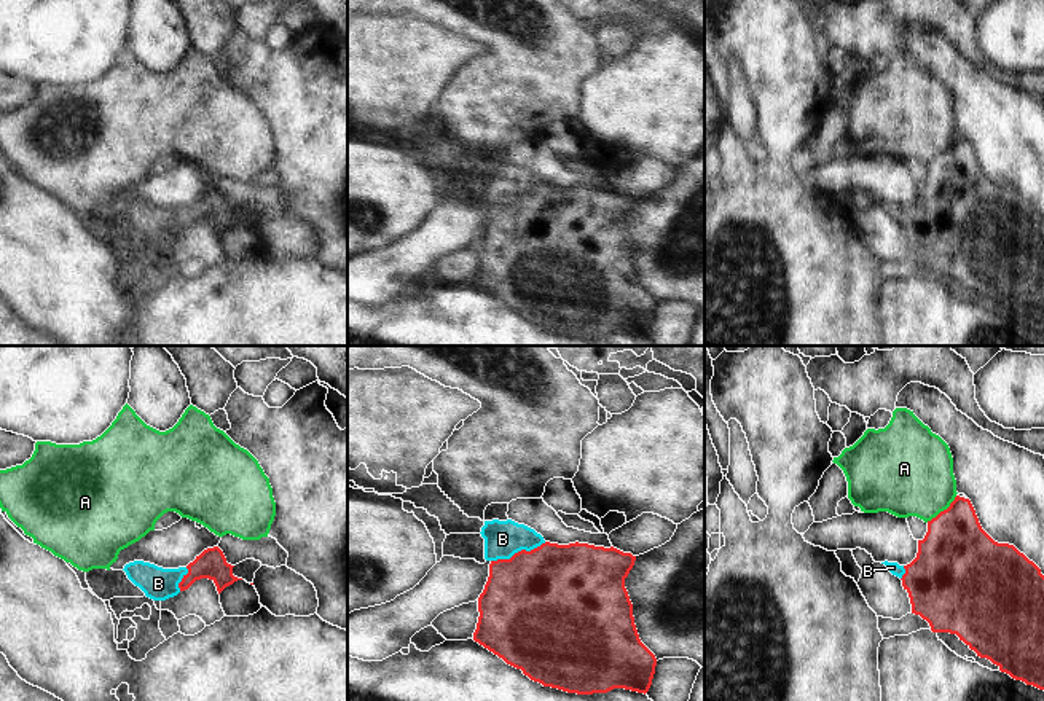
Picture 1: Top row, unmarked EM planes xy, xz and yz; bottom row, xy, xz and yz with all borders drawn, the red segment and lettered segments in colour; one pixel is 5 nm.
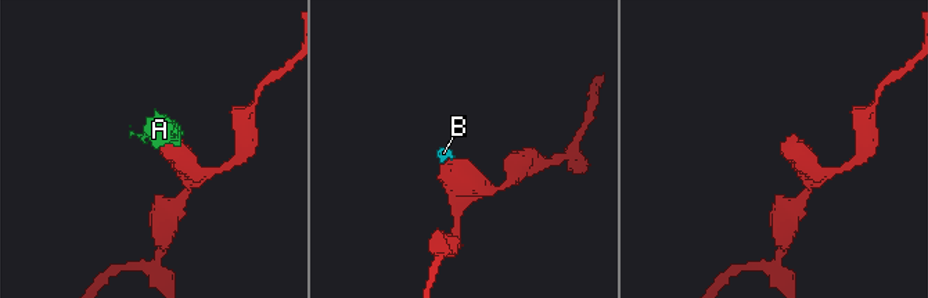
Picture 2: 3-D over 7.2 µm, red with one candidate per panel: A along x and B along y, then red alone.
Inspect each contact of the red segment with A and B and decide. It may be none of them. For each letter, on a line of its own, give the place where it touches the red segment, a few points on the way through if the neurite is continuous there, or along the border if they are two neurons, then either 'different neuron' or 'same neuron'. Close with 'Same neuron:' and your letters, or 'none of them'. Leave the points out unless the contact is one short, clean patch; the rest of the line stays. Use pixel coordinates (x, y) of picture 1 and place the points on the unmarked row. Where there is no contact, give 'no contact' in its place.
A: contact yz (944, 153); different neuron
B: contact xz (518, 195); way xz (536, 241), (518, 195), (502, 182); same neuron
Same neuron: B

